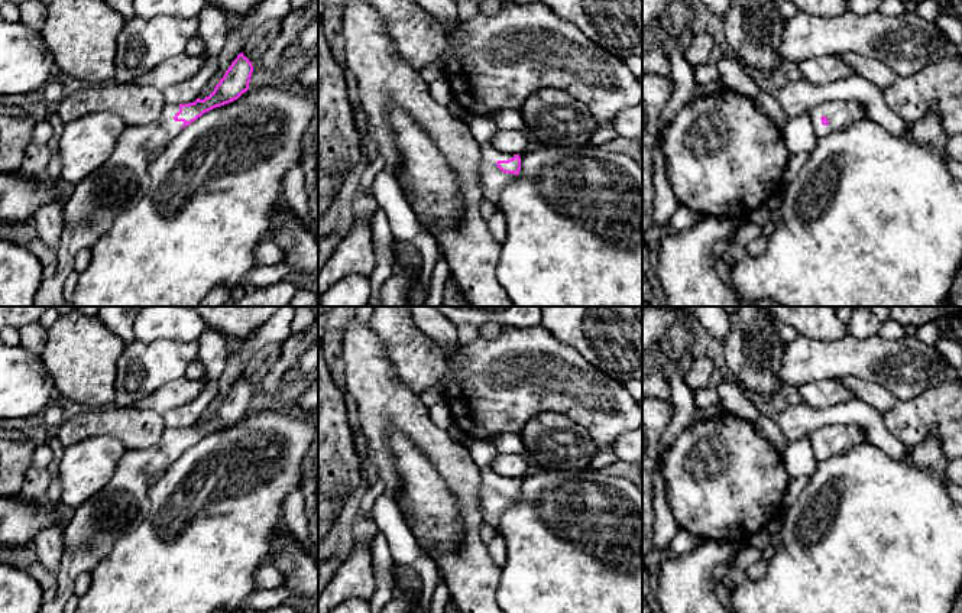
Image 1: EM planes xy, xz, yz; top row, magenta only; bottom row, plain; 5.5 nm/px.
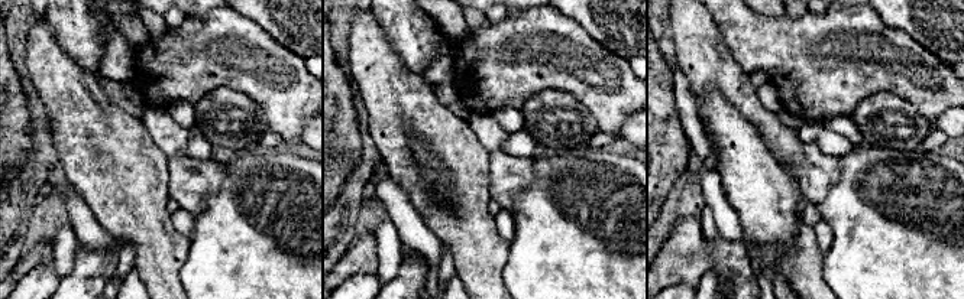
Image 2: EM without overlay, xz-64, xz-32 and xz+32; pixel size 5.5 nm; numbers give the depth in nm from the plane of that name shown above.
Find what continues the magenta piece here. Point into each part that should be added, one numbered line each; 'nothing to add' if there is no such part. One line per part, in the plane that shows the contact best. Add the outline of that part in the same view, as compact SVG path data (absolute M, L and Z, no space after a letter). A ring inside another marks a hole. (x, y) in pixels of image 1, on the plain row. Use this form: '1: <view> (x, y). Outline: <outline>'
1: xz (492, 503). Outline: M492 468L482 470L482 484L480 484L480 513L485 523L495 526L501 516L515 505L514 497L505 497L498 490L498 484L512 483L514 479L506 479L496 474Z

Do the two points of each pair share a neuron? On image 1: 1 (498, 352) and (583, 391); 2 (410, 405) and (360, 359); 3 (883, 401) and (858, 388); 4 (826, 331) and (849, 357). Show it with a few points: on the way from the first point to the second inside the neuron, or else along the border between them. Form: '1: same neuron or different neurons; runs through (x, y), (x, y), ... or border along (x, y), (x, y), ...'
1: same neuron; runs through (520, 369), (556, 375), (562, 380)
2: same neuron; runs through (398, 396), (372, 370)
3: same neuron; runs through (877, 396), (864, 391)
4: different neurons; border along (800, 334), (823, 340), (839, 340), (848, 336)

